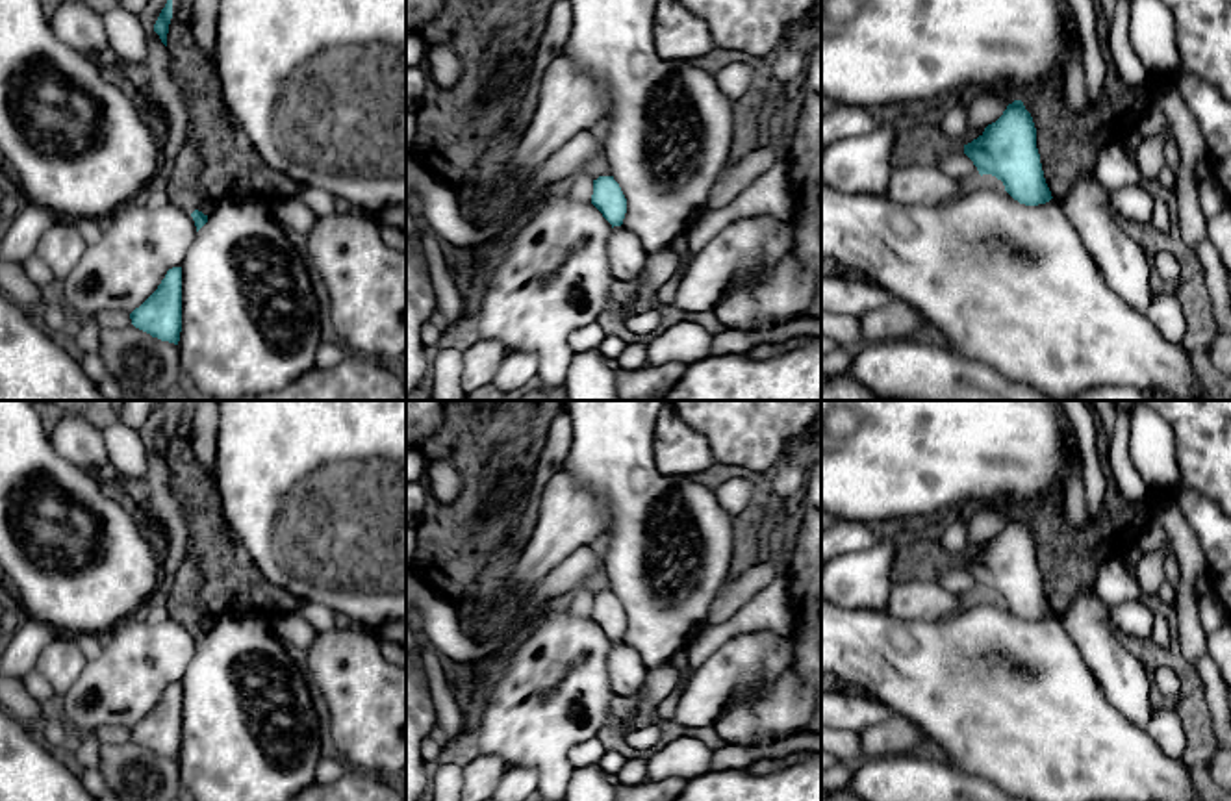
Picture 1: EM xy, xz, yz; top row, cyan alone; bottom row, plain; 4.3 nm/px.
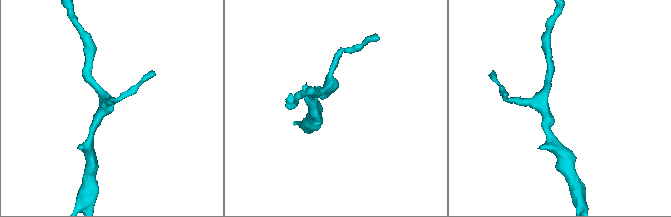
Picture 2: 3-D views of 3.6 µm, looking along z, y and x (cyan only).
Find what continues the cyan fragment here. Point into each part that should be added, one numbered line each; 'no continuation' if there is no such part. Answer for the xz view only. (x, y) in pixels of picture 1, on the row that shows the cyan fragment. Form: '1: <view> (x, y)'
no continuation

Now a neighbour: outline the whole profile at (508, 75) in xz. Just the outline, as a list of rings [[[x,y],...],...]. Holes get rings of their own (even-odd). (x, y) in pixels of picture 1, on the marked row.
[[[512,56],[512,57],[506,57],[497,67],[491,80],[491,87],[497,93],[508,93],[512,89],[517,89],[523,80],[525,80],[525,70],[523,70],[521,59]]]

